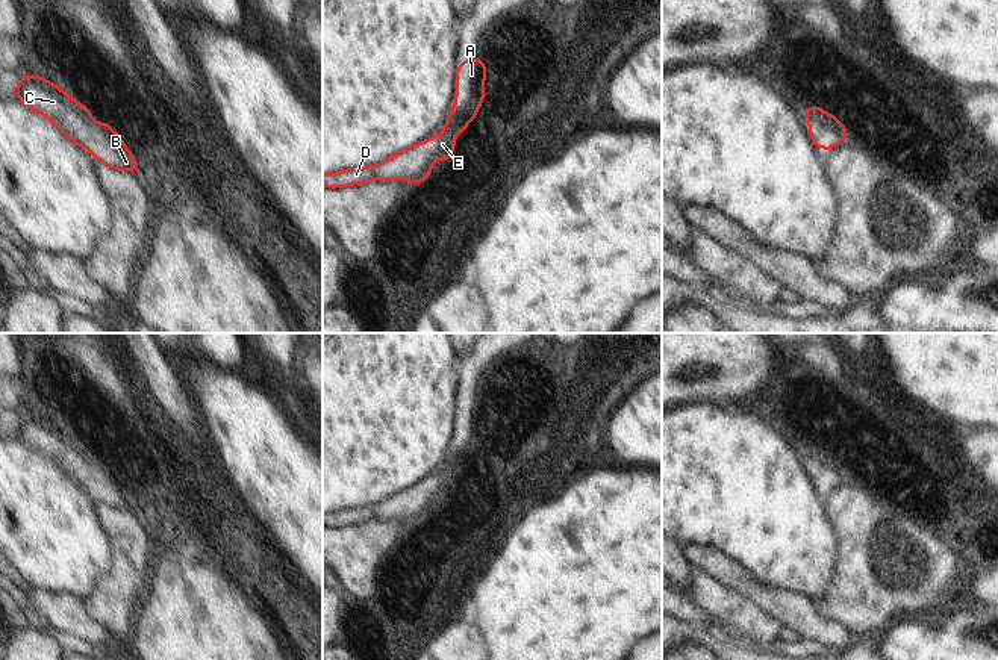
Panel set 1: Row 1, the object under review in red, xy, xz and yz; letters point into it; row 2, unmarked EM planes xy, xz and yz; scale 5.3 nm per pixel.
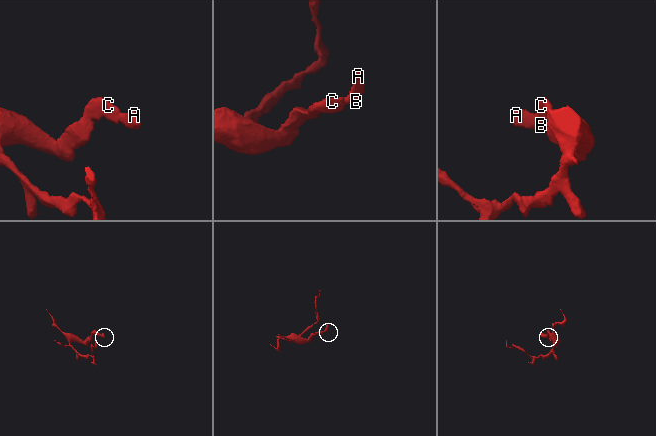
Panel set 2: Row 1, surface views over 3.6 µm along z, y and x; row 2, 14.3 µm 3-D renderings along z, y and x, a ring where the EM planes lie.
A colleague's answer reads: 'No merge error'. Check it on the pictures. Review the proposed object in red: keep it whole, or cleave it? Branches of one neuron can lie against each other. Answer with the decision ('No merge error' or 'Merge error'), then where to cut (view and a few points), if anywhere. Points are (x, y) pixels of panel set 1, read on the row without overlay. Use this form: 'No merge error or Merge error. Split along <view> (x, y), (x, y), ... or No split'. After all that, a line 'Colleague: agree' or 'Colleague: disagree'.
No merge error. No split.
Colleague: agree

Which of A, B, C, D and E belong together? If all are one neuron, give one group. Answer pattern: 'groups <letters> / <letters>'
groups A B C D E

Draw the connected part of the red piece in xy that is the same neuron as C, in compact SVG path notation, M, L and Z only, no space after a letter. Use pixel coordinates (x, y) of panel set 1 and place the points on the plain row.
M32 413L18 418L15 433L23 444L47 456L77 486L85 484L100 503L120 510L141 509L120 474L108 462L94 462L91 448L58 424Z

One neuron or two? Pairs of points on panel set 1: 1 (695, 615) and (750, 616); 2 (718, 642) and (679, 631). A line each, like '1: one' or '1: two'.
1: two
2: one

